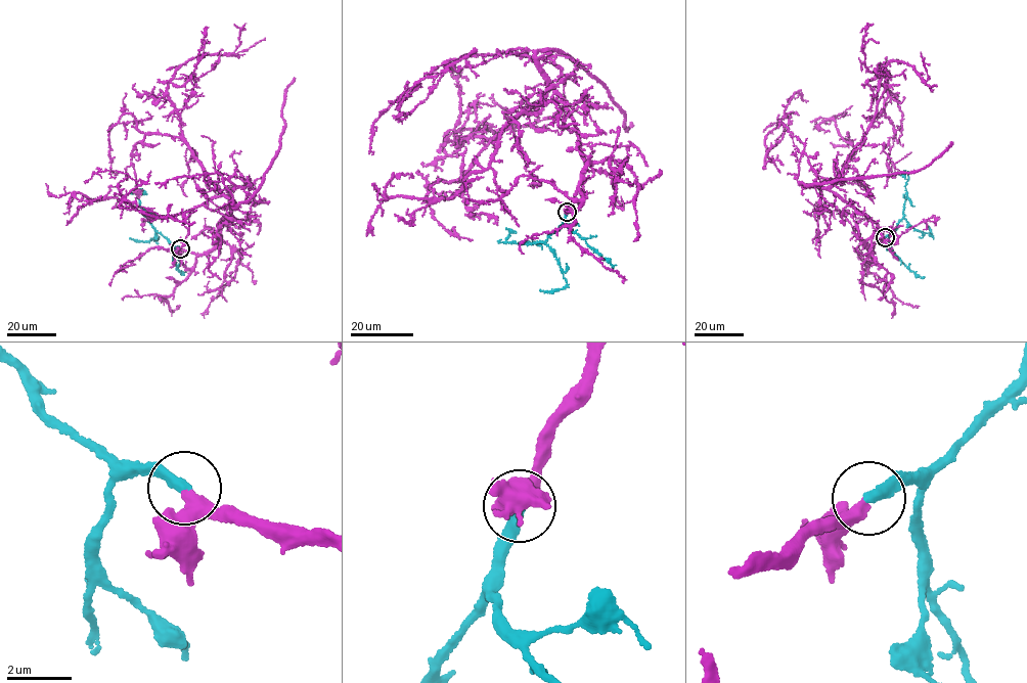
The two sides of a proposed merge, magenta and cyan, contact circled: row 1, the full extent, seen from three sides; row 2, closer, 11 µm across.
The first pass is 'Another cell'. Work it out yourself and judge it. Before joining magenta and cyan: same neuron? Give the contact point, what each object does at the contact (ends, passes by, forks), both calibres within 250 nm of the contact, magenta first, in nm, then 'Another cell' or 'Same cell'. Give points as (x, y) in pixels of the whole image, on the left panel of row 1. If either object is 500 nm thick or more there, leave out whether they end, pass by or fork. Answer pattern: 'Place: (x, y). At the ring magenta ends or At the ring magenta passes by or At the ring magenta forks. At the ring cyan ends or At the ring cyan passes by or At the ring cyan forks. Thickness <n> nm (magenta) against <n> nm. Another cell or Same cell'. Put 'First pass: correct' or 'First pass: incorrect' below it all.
Place: (180, 248). At the ring magenta passes by. At the ring cyan ends. Thickness 320 nm (magenta) against 360 nm. Same cell
First pass: incorrect

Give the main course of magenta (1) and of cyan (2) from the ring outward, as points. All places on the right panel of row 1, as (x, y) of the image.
1: (885, 237), (868, 245), (877, 225), (798, 181), (805, 145), (784, 117), (767, 151), (799, 115)
2: (885, 237), (896, 230), (903, 215), (908, 176), (907, 172), (898, 174)

